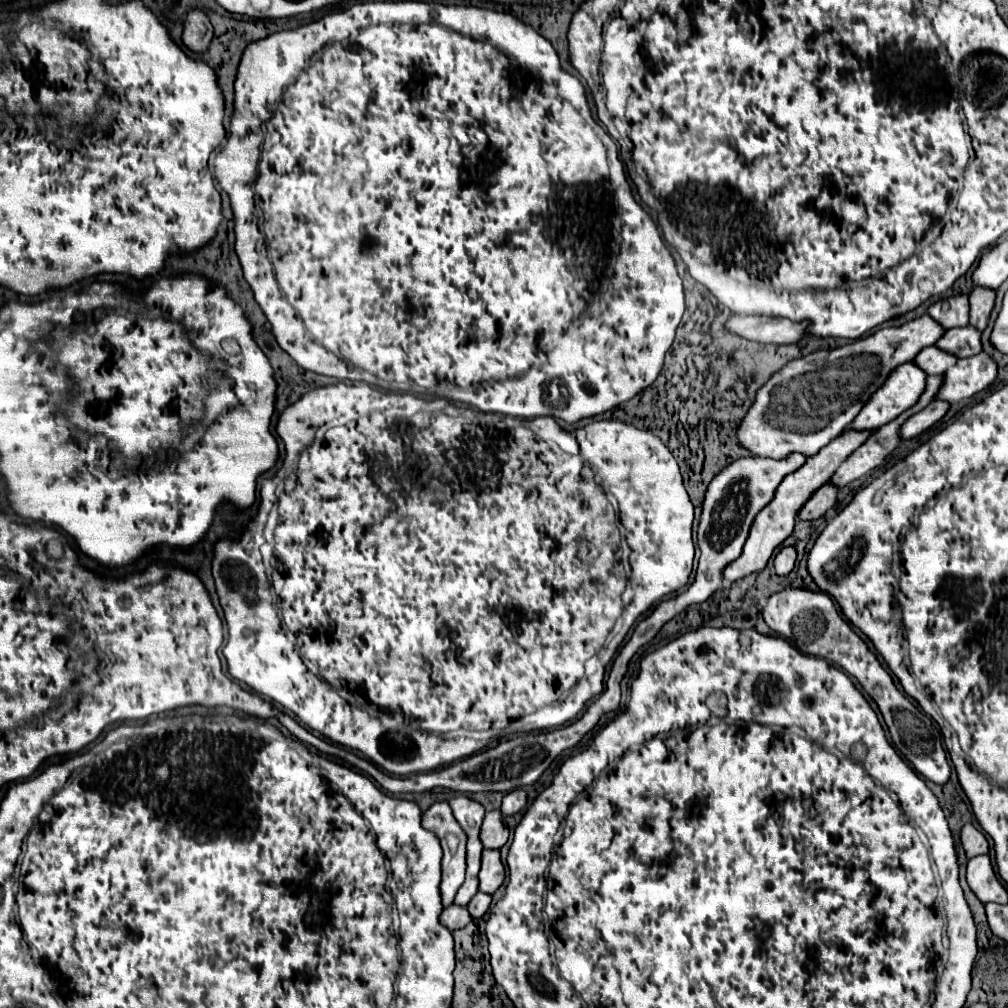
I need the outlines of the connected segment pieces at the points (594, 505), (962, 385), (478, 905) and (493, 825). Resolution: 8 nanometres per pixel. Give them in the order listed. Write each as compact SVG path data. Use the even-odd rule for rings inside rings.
M338 382L306 392L298 402L290 404L280 414L276 430L286 448L284 464L274 476L282 478L284 482L280 498L277 499L274 494L280 482L274 478L266 478L262 486L258 514L250 520L250 524L244 526L240 538L218 538L218 542L214 544L212 574L230 634L228 644L224 646L228 672L234 680L250 686L260 696L274 700L294 712L304 726L320 732L336 744L362 752L388 774L406 776L414 772L430 772L468 758L504 736L554 729L574 720L584 710L586 702L604 690L604 666L610 662L608 648L612 648L614 658L618 652L616 646L622 644L626 632L636 622L636 618L644 614L652 604L656 604L662 596L668 596L688 584L694 560L694 506L682 484L678 462L674 460L666 444L650 430L642 430L620 420L600 420L578 428L571 434L560 428L552 416L520 420L512 416L486 414L472 408L460 408L444 398L426 400L412 394L386 394L364 382ZM488 416L492 416L496 424L488 424ZM592 470L600 476L600 484L594 480L596 474ZM602 488L608 488L608 492L618 498L620 522L626 530L626 542L632 550L630 586L634 590L634 600L628 604L626 610L622 604L622 592L628 578L624 576L624 566L618 556L620 532L618 542L614 536L618 530L616 510L608 502ZM277 500L278 526L274 532L273 549L277 563L274 563L274 574L269 578L264 572L258 548L264 542L262 534L266 518ZM620 612L624 612L624 626L620 630L620 636L616 636L612 644L602 650L610 630L614 628L614 622L620 618ZM592 656L600 658L600 666L598 672L588 674L586 662Z
M986 352L960 360L944 374L944 384L938 398L950 404L966 400L986 390L998 376L998 364Z
M478 892L478 894L468 902L468 910L470 910L472 918L482 918L482 916L488 912L490 902L492 902L492 896L490 896L490 894Z
M490 810L484 816L484 824L480 830L480 840L484 848L502 848L508 842L508 826L504 824L504 814L500 810Z

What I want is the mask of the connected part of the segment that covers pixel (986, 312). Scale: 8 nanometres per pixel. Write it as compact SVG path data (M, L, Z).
M974 288L970 292L970 324L978 330L984 330L990 318L990 312L994 308L996 290L988 288Z

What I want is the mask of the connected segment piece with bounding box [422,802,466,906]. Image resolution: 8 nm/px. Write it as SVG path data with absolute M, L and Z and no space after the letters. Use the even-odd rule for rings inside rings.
M436 802L422 814L422 826L434 832L440 838L444 858L442 858L442 904L450 906L454 896L464 882L466 874L466 836L464 830L456 824L452 808L448 802Z

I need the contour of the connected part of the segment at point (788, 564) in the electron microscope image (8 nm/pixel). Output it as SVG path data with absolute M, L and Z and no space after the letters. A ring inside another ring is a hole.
M786 546L782 548L776 558L774 558L774 568L780 576L786 576L792 568L794 568L794 562L796 562L796 548L794 546Z

